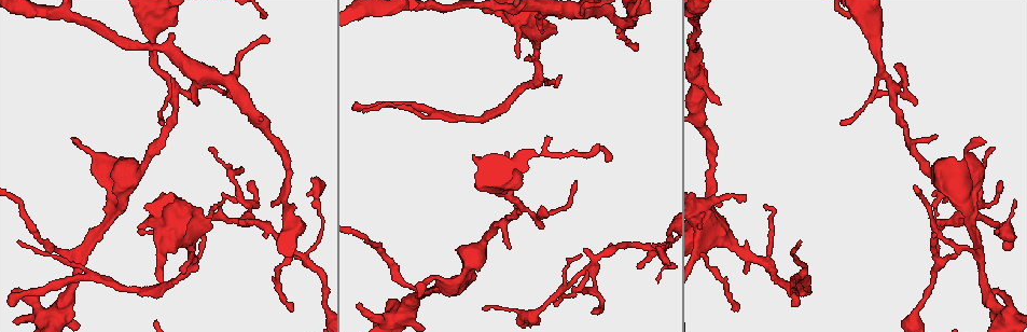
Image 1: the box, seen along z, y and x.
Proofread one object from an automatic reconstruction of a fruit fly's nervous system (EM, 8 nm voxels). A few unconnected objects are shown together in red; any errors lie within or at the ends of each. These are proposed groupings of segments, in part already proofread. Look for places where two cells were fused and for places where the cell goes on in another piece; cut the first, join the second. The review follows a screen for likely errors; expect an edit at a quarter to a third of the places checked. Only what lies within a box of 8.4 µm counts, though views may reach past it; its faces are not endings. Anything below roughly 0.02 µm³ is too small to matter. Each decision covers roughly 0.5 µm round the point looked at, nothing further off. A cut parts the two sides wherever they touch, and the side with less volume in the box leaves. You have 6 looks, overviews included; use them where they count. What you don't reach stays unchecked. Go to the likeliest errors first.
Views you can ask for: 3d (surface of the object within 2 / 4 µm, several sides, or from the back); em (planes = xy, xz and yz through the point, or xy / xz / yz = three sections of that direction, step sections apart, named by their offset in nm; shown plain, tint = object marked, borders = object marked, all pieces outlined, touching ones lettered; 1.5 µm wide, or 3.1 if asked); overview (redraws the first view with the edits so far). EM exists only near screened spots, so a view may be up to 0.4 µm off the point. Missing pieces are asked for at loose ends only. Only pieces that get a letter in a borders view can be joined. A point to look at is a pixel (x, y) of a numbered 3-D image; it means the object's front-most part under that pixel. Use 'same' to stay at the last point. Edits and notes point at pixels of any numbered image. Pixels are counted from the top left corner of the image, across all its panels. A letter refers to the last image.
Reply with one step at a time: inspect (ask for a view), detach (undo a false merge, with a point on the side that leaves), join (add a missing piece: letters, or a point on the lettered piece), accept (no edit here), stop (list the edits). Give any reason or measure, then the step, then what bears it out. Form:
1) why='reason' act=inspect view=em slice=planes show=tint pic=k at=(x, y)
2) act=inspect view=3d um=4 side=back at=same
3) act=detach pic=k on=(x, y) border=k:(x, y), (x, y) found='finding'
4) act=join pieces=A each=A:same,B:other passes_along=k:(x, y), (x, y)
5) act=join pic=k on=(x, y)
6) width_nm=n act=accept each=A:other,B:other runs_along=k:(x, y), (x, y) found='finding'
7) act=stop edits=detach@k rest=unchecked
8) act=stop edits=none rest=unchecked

why='free end' act=inspect view=em slice=planes show=tint pic=1 at=(517, 55)

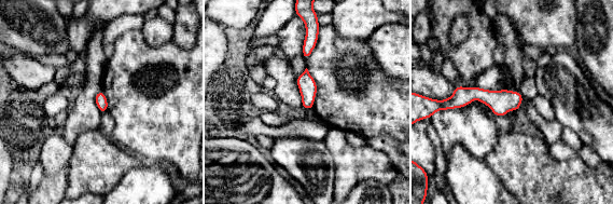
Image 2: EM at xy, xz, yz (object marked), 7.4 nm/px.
act=inspect view=em slice=planes show=borders at=same

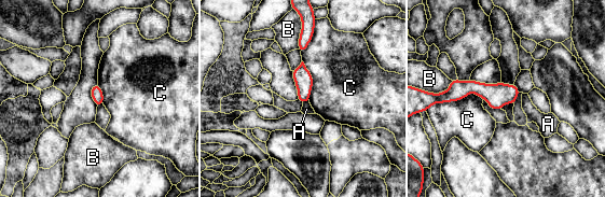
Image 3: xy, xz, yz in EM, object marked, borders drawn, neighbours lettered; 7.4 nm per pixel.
act=accept each=A:other,B:other,C:other border=3:(482, 98), (469, 93), (436, 103) found='no lettered piece goes on from it'

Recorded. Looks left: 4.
act=inspect view=3d um=2 pic=1 at=(957, 255)

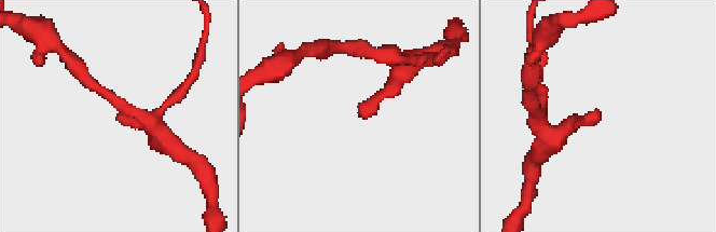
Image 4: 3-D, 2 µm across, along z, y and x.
why='now the EM' act=inspect view=em slice=planes show=borders pic=4 at=(360, 116)

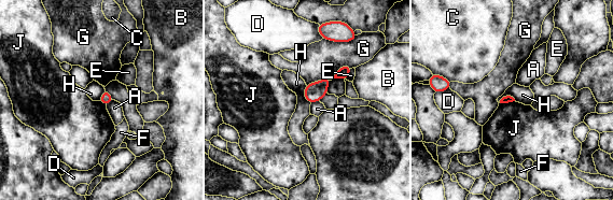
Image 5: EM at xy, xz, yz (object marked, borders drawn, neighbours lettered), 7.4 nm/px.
act=accept each=A:other,B:other,C:other,D:other,E:other,F:other,G:other,H:other,J:other found='none of them fits'

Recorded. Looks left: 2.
why='tapers out' act=inspect view=em slice=planes show=borders pic=1 at=(209, 150)

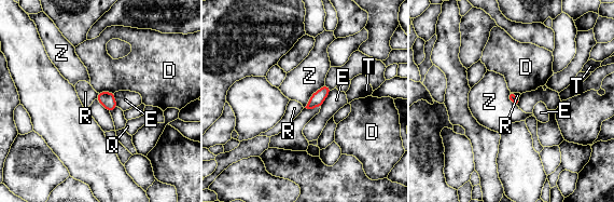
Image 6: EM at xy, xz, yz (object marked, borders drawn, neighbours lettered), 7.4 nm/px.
act=accept each=D:other,E:other,Q:other,R:other,T:other,Z:other border=6:(324, 83), (310, 96), (304, 107) found='none of them fits'

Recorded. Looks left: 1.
act=stop edits=none rest=unchecked

